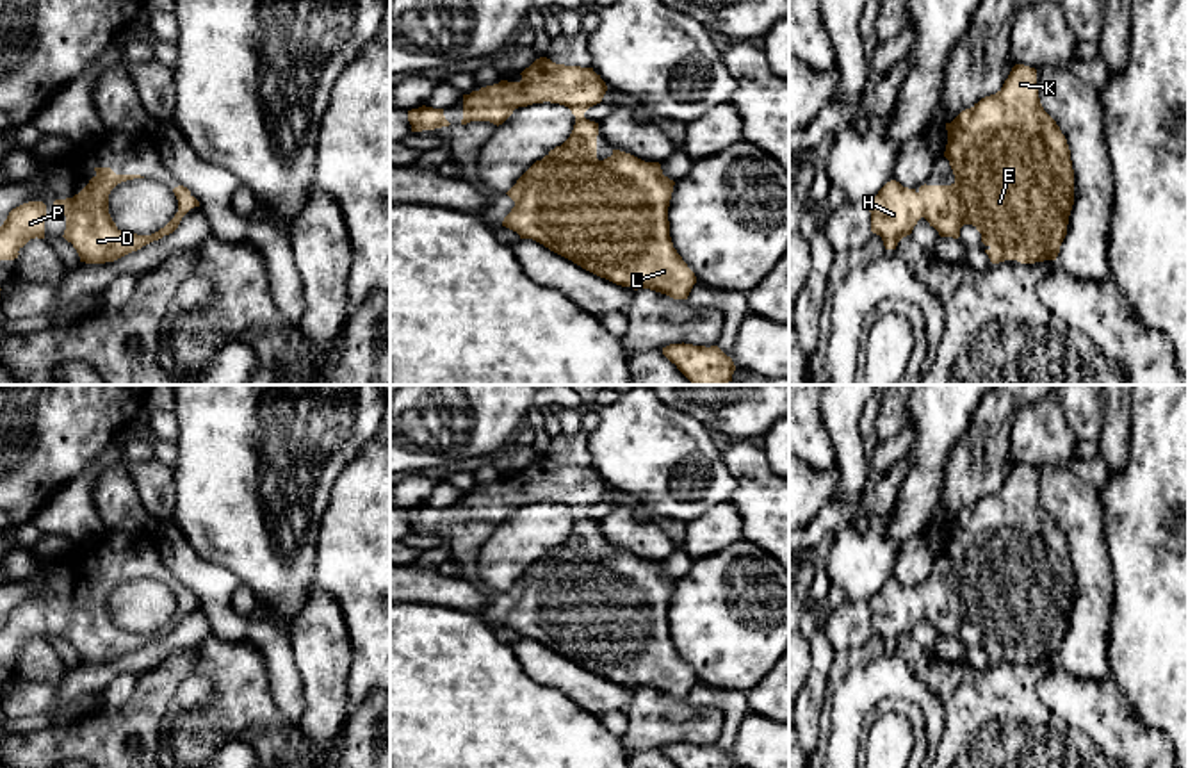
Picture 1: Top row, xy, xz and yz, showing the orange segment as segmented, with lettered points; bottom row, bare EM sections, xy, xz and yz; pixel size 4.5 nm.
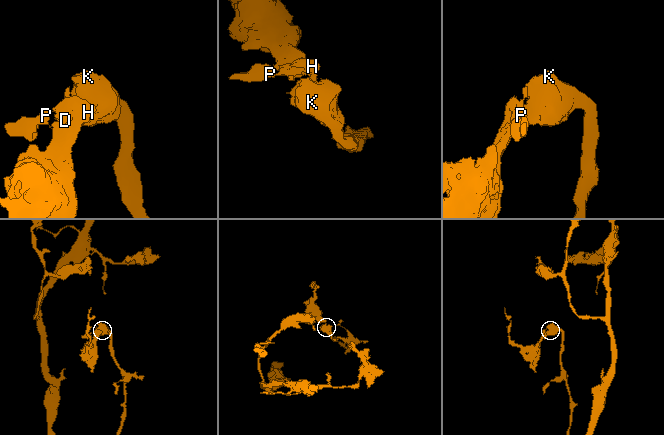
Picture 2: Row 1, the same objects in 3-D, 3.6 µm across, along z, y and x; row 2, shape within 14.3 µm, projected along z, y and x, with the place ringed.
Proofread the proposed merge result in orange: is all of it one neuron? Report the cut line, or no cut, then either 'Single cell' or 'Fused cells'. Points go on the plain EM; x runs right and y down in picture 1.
No split. Single cell

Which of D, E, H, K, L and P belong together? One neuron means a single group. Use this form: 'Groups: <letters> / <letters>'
Groups: D E H K L P

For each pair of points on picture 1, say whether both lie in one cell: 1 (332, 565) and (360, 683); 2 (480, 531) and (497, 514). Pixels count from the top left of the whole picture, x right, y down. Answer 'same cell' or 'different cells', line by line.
1: same cell
2: same cell

